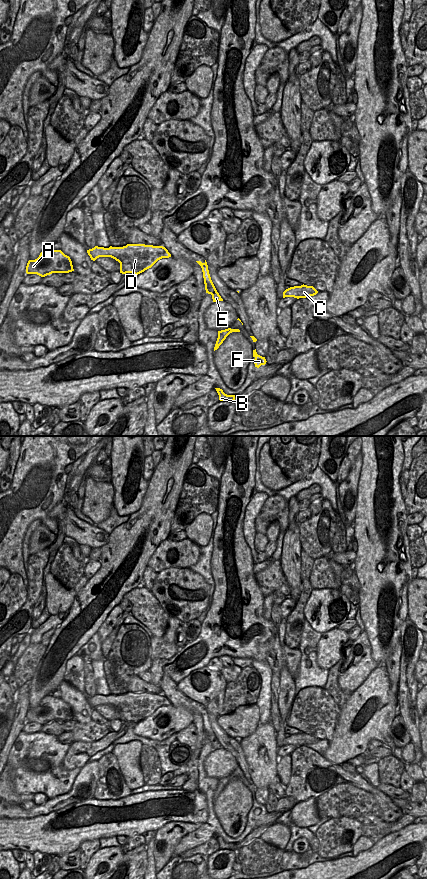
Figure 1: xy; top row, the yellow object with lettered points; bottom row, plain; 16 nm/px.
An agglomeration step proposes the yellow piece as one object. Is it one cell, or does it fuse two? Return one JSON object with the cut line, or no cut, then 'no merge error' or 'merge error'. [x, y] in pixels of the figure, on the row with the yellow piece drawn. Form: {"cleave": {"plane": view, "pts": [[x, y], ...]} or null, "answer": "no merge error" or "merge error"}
{"cleave": {"plane": "xy", "pts": [[215, 288], [210, 293]]}, "answer": "merge error"}

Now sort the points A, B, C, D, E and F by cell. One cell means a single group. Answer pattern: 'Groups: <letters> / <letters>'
Groups: A C D / B E F.

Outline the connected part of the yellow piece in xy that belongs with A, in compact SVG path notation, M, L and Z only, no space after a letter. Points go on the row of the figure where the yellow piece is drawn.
M52 247L45 248L35 260L29 260L26 266L27 274L37 274L45 277L52 273L69 273L74 271L69 256L61 250Z

